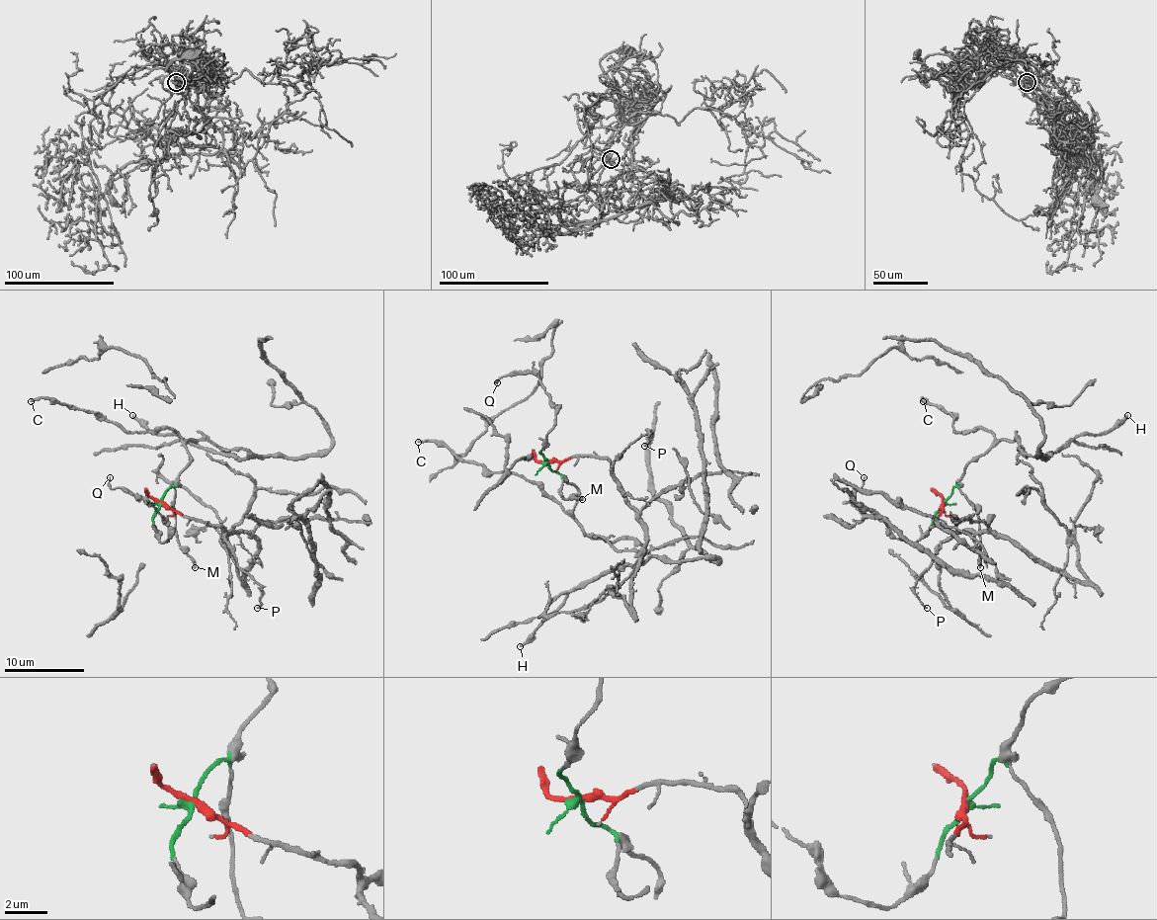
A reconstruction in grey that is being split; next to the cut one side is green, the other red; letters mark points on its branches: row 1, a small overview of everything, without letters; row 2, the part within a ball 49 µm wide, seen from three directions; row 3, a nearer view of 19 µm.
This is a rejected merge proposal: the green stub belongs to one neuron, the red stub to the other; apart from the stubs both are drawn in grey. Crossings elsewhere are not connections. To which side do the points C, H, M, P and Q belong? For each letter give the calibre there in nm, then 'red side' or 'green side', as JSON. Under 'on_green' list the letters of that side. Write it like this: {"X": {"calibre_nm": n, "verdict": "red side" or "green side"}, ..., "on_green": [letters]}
{"C": {"calibre_nm": 220, "verdict": "green side"}, "H": {"calibre_nm": 200, "verdict": "green side"}, "M": {"calibre_nm": 200, "verdict": "green side"}, "P": {"calibre_nm": 130, "verdict": "red side"}, "Q": {"calibre_nm": 140, "verdict": "green side"}, "on_green": ["C", "H", "M", "Q"]}

